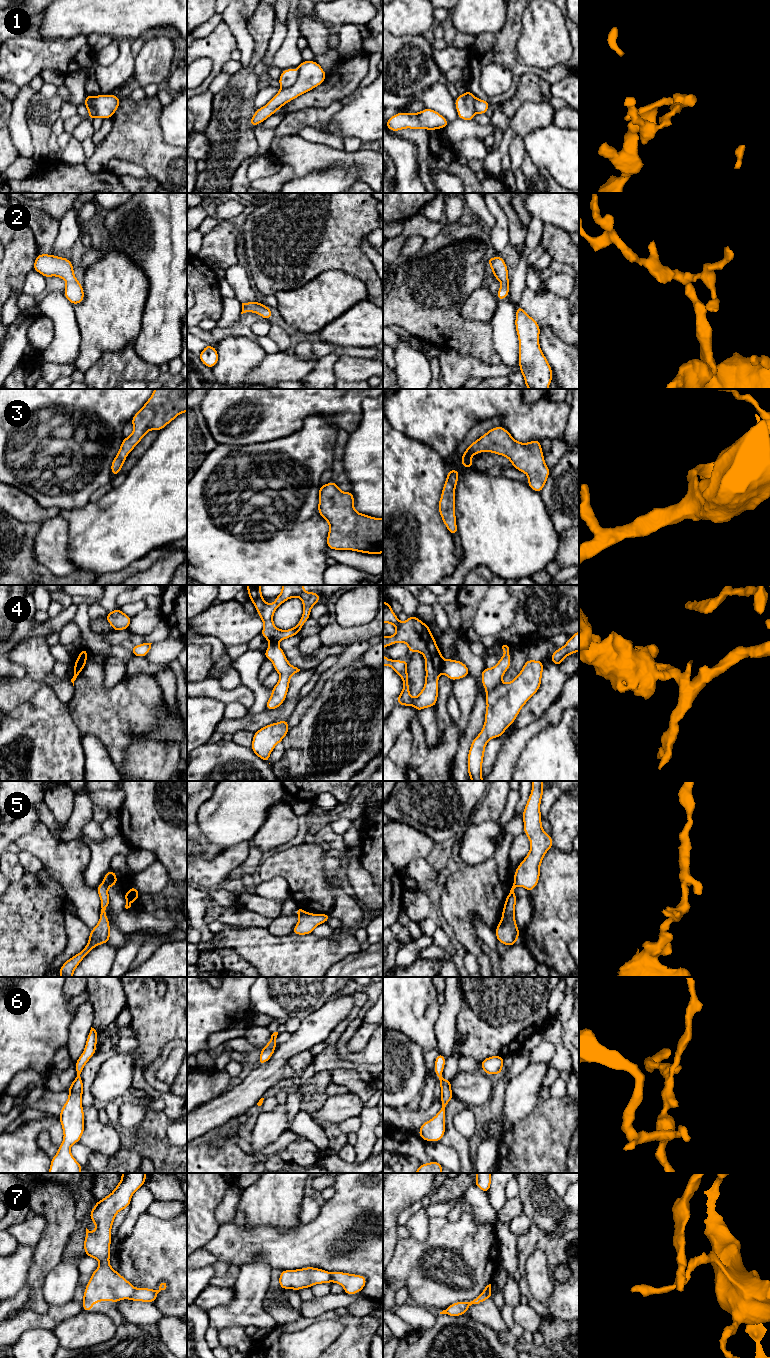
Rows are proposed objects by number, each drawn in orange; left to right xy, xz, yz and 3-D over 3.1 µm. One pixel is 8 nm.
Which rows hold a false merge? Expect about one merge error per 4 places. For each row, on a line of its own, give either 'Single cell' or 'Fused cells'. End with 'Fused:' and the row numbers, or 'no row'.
1: Fused cells
2: Single cell
3: Single cell
4: Fused cells
5: Fused cells
6: Single cell
7: Fused cells
Fused: 1, 4, 5, 7

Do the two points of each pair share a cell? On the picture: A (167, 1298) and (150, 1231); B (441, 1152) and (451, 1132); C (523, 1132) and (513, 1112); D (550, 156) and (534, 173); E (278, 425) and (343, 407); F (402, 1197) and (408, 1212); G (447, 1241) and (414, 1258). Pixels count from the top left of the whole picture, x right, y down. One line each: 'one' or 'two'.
A: one
B: two
C: two
D: two
E: one
F: two
G: one

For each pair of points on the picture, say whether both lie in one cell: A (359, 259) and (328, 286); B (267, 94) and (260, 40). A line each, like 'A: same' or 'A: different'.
A: different
B: different

